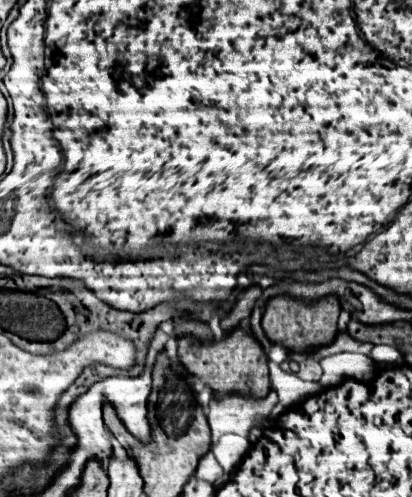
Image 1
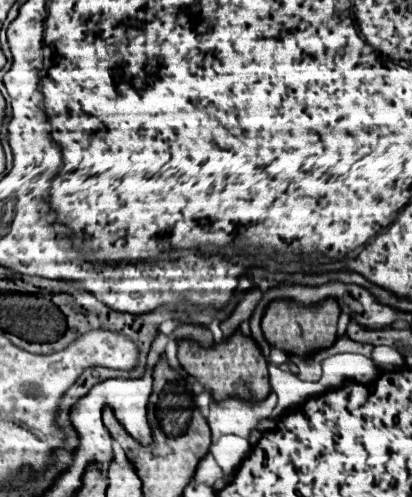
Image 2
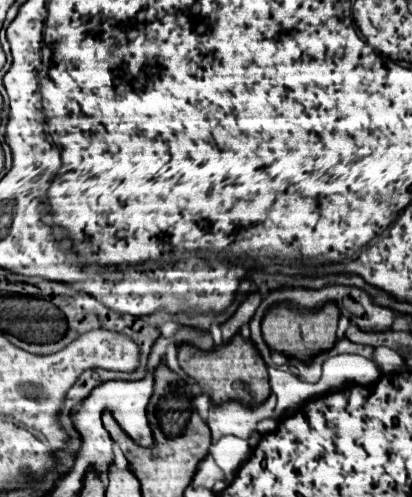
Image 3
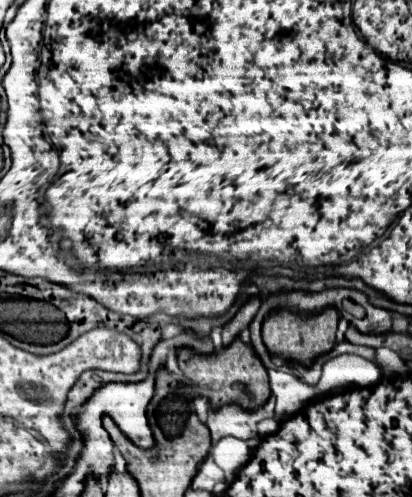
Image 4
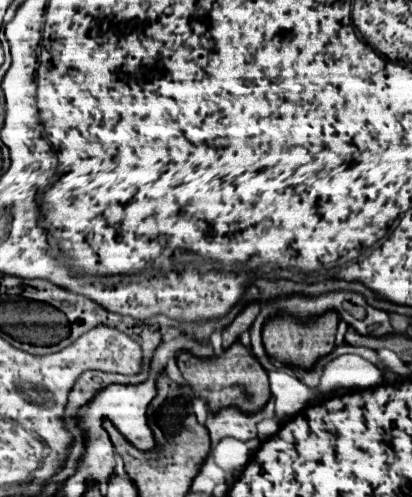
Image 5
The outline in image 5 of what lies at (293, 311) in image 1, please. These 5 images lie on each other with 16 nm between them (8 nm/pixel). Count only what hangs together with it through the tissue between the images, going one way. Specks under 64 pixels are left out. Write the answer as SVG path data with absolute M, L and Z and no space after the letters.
M326 312L314 322L300 322L292 316L280 316L276 320L270 320L264 326L262 340L266 354L272 360L280 360L286 366L296 366L302 370L310 370L322 356L328 356L334 350L334 336L336 336L336 326L338 326L338 314L336 312Z

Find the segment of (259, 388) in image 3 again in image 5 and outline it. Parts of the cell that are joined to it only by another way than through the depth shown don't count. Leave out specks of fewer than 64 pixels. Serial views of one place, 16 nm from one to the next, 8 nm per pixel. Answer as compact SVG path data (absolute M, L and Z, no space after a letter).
M240 342L224 350L220 358L212 358L212 360L198 360L182 352L178 356L178 368L184 380L188 382L188 386L194 390L194 396L202 398L208 404L210 412L218 412L228 406L238 406L242 412L258 412L270 400L268 374L252 356L252 352L244 348Z

